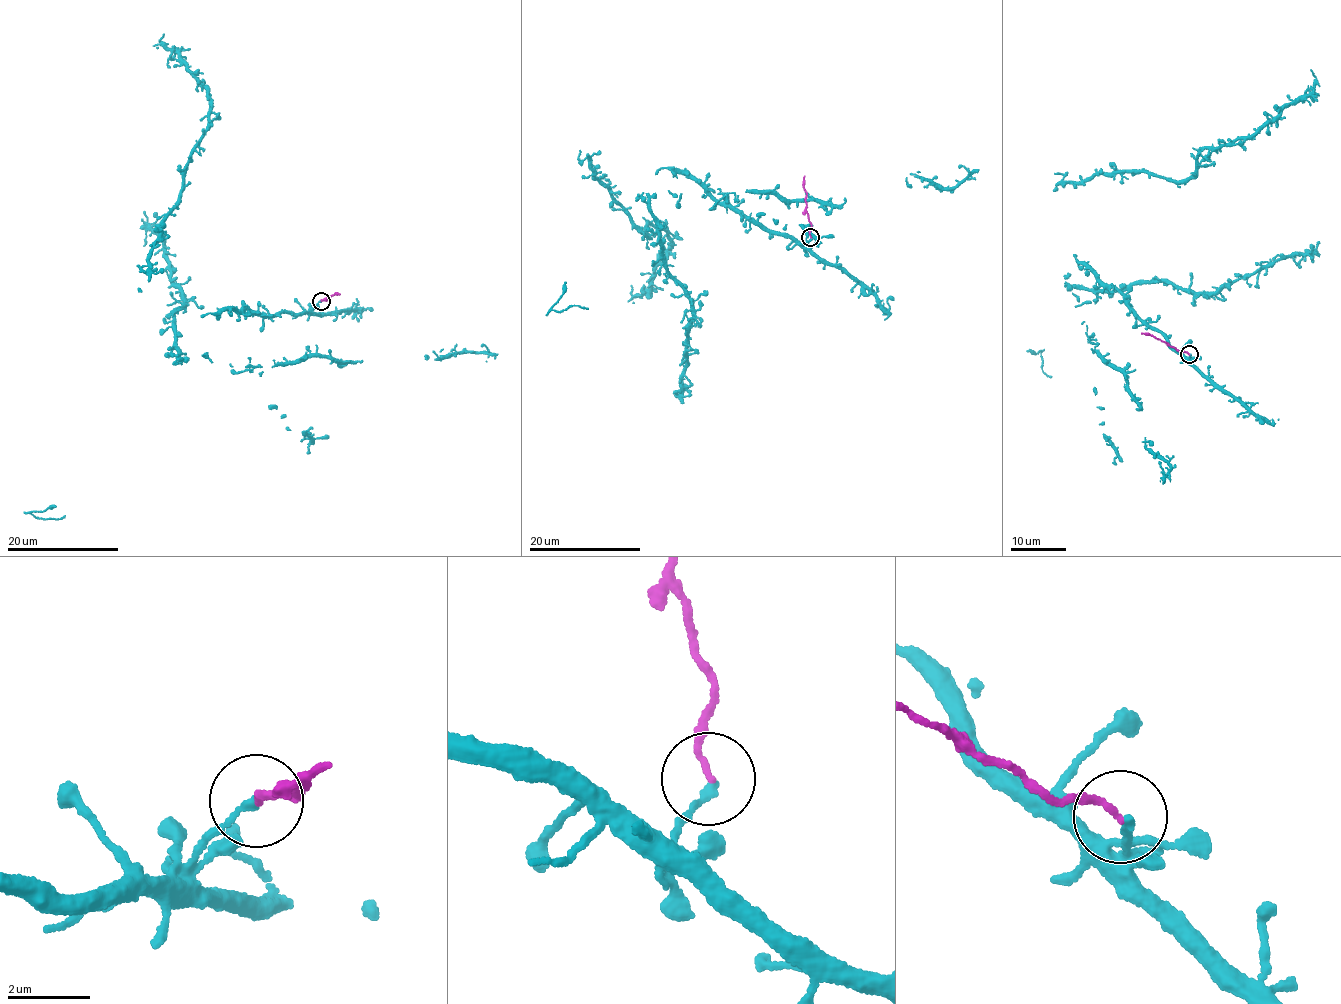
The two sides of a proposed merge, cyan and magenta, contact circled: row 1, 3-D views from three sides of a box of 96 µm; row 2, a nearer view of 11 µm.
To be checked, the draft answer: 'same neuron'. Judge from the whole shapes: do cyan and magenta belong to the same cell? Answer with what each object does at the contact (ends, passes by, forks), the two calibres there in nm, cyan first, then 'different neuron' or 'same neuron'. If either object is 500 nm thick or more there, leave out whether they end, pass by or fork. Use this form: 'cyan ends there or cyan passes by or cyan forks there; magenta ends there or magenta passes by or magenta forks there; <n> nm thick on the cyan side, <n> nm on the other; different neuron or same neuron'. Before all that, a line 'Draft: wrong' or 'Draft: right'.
Draft: wrong
cyan ends there; magenta ends there; 190 nm thick on the cyan side, 140 nm on the other; different neuron

